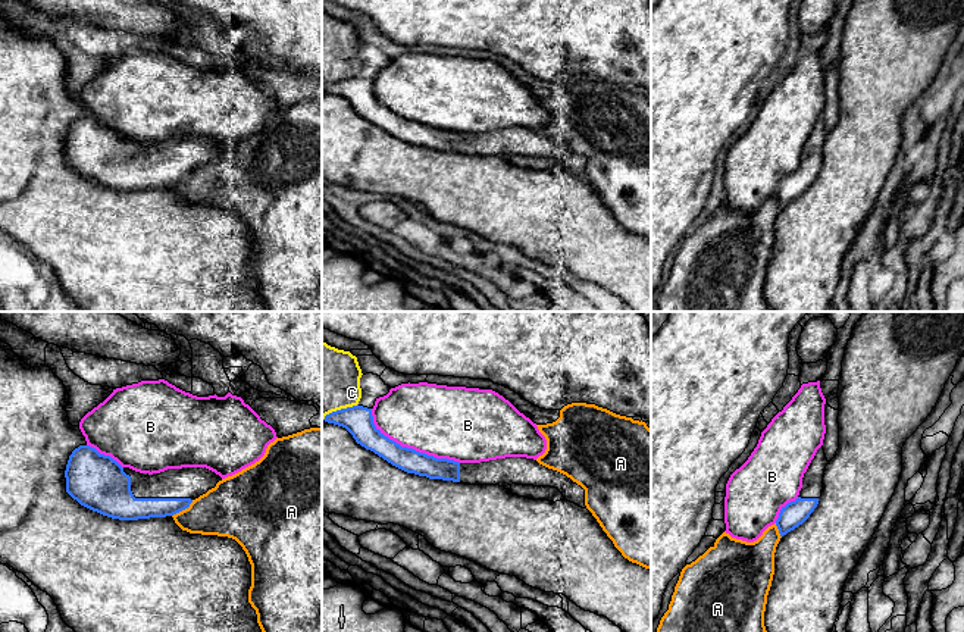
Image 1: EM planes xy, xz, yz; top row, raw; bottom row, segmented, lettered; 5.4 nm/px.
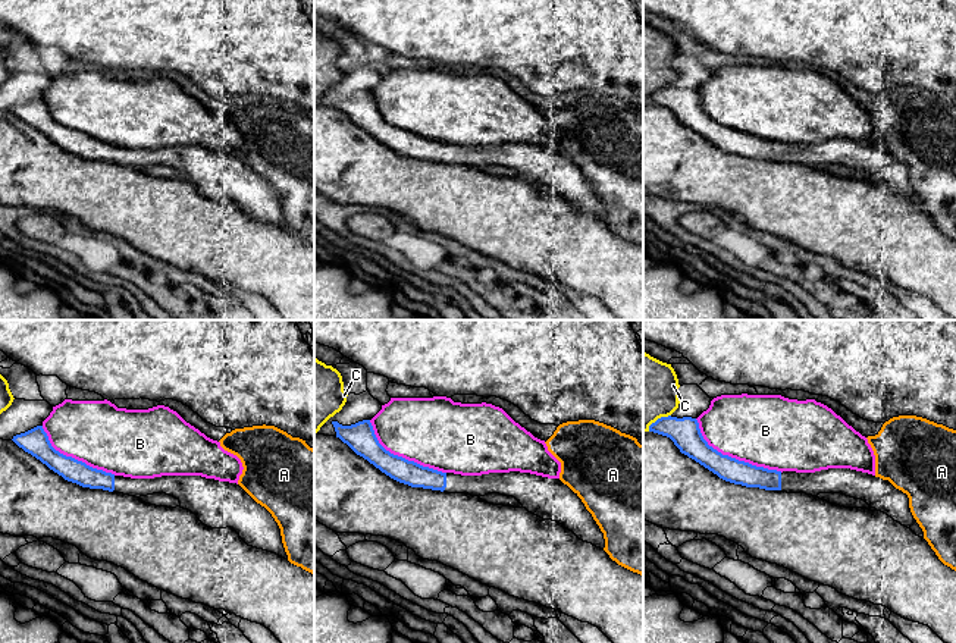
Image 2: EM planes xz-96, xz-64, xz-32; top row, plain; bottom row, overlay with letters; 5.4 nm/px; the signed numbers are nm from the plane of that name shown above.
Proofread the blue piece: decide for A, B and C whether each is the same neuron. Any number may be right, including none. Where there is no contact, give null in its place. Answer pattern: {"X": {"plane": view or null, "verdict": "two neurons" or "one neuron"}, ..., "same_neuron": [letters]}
{"A": {"plane": "xy", "verdict": "two neurons"}, "B": {"plane": "xz", "verdict": "two neurons"}, "C": {"plane": "xz", "verdict": "two neurons"}, "same_neuron": []}

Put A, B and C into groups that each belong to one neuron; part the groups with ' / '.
A / B / C

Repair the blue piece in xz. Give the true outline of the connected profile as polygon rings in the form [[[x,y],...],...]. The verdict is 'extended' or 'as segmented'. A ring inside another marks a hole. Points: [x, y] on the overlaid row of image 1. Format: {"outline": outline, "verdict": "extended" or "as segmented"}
{"outline": [[[359,404],[332,412],[323,420],[345,428],[357,444],[407,473],[470,485],[507,486],[516,484],[551,486],[557,488],[564,500],[586,509],[585,489],[580,485],[533,459],[506,457],[481,463],[436,459],[413,448],[401,447],[385,437],[373,423],[372,409]]], "verdict": "extended"}

